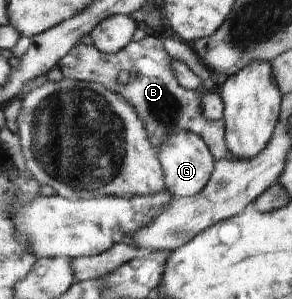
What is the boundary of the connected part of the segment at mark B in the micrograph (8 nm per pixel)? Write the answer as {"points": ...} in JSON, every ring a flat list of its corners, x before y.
{"points":[[149,31,142,40,132,40,124,49,110,54,102,53,92,44,79,42,60,58,57,66,64,78,96,82,116,94,121,94,141,116,156,149,160,149,160,145,170,133,188,131,203,138,216,159,232,160,233,153,225,141,225,121,210,121,205,116,201,106,203,89,188,90,180,84,172,66,172,58,162,47,161,39,161,34]]}

